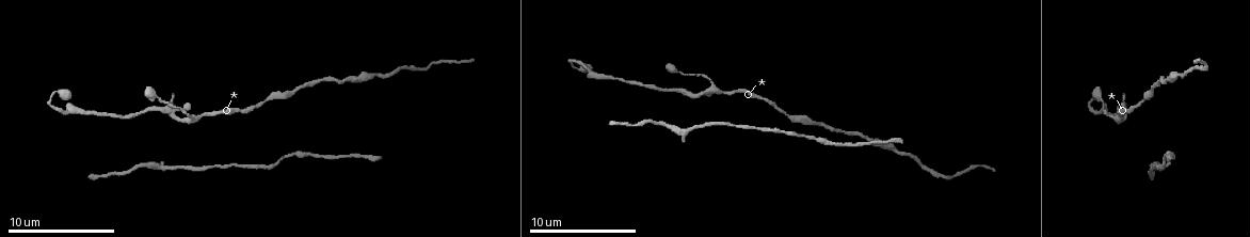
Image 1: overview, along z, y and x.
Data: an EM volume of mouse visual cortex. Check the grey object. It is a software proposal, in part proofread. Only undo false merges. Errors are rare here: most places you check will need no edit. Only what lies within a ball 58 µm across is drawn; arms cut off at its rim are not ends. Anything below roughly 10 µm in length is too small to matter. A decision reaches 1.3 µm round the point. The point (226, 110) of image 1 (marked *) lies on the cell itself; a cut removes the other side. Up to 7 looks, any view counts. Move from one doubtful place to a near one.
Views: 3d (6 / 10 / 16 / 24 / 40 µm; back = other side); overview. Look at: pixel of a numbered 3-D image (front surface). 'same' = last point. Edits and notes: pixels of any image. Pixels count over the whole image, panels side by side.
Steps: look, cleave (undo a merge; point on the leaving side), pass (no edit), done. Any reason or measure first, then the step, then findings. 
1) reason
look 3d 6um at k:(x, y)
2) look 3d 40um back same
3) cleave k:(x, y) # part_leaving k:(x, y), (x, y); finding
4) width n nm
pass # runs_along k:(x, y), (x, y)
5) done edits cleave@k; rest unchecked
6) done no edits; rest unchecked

arms part here
look 3d 16um at 1:(709, 91)

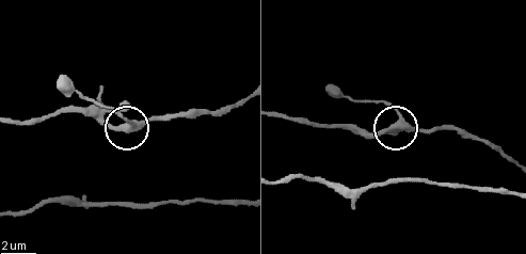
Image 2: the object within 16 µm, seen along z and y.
look 3d 6um at 2:(129, 131)

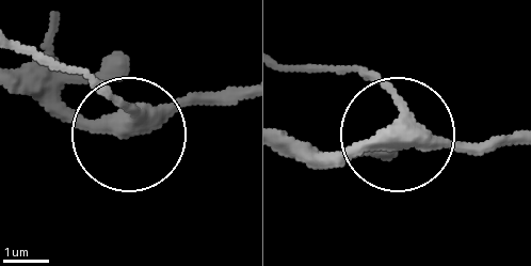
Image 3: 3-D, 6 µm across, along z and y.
side_arm 19 um
pass # runs_along 3:(238, 95), (192, 95), (100, 130), (23, 95); all the same cell

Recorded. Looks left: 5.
calibre changes
look 3d 10um at 1:(1150, 94)

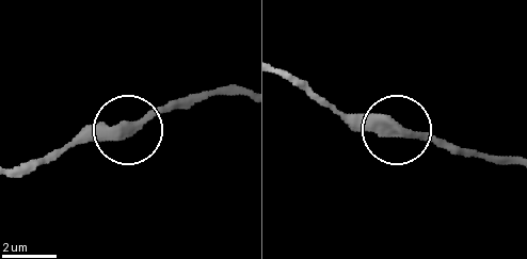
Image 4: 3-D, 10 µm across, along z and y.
pass # runs_along 4:(285, 73), (339, 112), (374, 114), (468, 152); all the same cell

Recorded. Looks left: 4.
sudden change in width
look 3d 10um at 1:(889, 146)

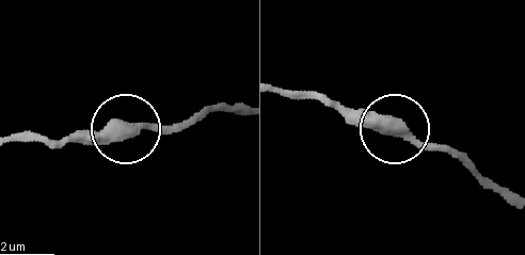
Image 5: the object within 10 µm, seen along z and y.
closer look
look 3d 6um at 5:(131, 131)

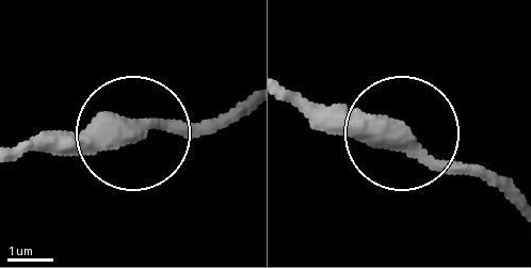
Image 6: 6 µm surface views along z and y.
pass # runs_along 6:(22, 152), (225, 128); all the same cell

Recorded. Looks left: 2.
done no edits; rest unchecked

